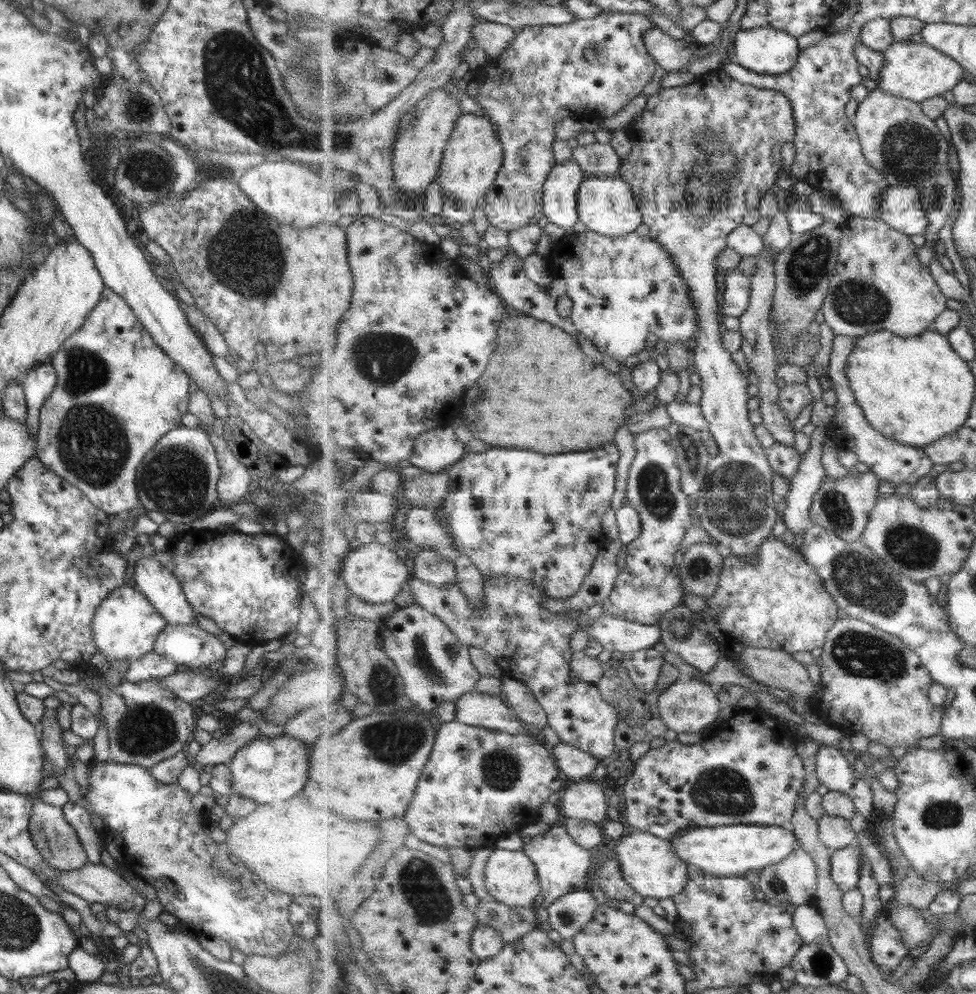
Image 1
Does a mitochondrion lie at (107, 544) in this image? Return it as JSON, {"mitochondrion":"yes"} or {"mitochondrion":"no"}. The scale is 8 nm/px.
{"mitochondrion":"no"}

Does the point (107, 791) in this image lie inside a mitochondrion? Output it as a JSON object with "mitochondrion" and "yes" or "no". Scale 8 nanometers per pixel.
{"mitochondrion":"no"}

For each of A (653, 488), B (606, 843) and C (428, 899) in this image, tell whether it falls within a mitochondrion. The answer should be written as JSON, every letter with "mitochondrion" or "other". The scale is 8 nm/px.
{"A":"mitochondrion","B":"other","C":"mitochondrion"}

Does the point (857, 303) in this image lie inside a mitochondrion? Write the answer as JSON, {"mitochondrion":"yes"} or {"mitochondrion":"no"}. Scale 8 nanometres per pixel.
{"mitochondrion":"yes"}

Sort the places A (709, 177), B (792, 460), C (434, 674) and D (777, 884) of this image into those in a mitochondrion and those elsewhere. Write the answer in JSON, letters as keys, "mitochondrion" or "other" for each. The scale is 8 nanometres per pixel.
{"A":"mitochondrion","B":"other","C":"mitochondrion","D":"mitochondrion"}

